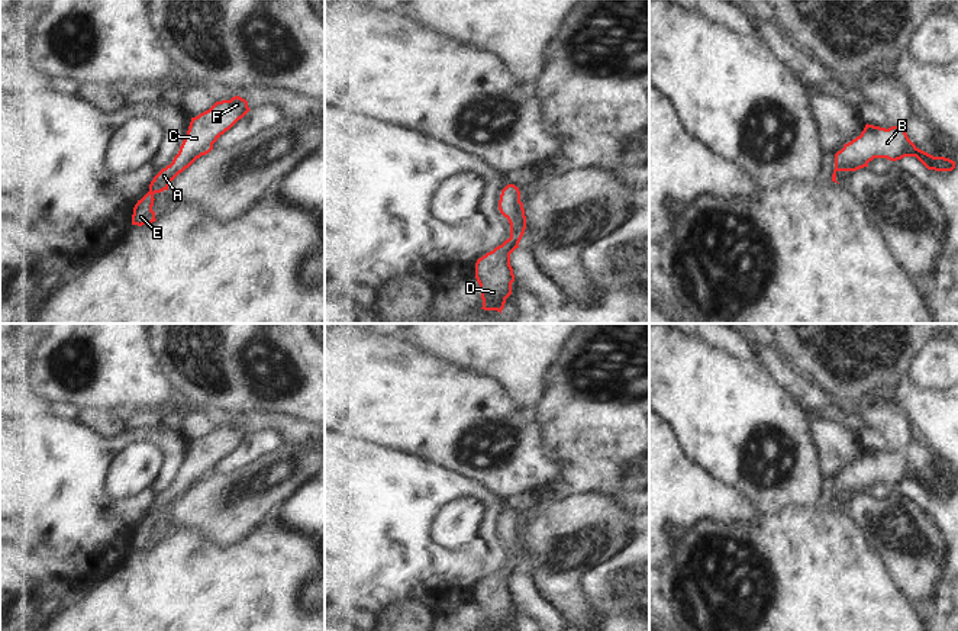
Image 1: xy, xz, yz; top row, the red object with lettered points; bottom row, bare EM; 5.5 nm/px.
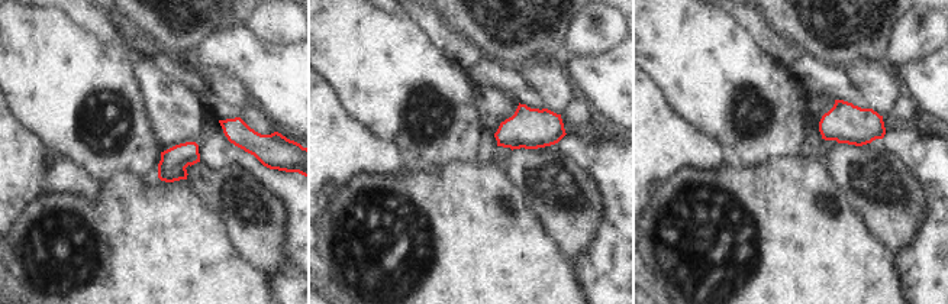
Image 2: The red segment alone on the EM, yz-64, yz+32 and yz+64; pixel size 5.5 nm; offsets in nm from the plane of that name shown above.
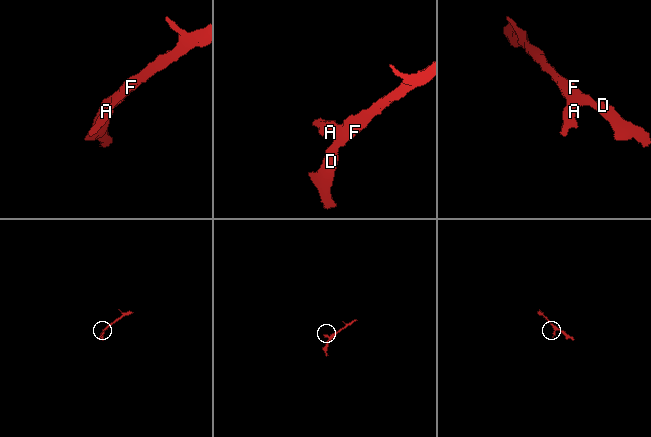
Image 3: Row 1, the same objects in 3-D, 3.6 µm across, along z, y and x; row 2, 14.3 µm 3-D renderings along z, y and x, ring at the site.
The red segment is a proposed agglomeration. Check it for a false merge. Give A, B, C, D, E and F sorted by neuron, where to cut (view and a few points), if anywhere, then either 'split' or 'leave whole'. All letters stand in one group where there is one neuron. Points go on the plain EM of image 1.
groups A B C D E F; cut none; leave whole

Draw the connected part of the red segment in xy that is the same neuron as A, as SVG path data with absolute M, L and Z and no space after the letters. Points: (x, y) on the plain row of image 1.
M239 421L216 426L209 435L191 442L187 460L172 487L162 493L151 506L149 516L133 532L132 550L151 550L155 547L154 519L168 515L170 508L197 483L209 479L213 469L229 455L251 434Z

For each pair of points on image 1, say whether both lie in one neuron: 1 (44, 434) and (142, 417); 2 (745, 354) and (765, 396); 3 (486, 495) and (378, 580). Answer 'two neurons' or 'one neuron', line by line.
1: two neurons
2: two neurons
3: one neuron

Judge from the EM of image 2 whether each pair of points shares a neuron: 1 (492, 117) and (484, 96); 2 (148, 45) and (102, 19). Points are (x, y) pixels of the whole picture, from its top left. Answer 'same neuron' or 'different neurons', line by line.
1: same neuron
2: same neuron

